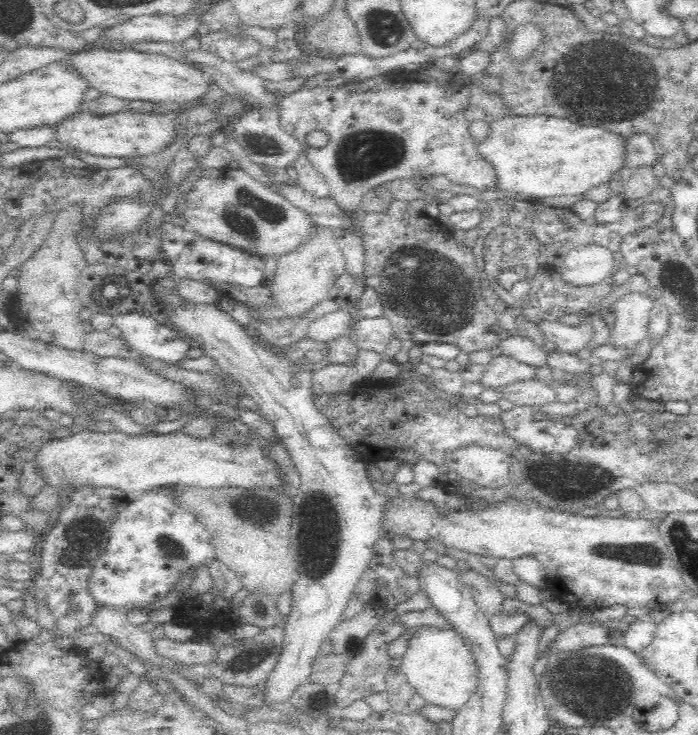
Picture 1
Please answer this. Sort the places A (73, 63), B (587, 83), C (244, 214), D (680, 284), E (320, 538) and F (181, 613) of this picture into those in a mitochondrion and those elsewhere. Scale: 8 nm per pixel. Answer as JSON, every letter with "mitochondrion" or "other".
{"A":"other","B":"mitochondrion","C":"mitochondrion","D":"mitochondrion","E":"mitochondrion","F":"other"}

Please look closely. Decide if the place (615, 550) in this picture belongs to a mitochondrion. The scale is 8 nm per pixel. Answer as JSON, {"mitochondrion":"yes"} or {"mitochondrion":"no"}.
{"mitochondrion":"yes"}

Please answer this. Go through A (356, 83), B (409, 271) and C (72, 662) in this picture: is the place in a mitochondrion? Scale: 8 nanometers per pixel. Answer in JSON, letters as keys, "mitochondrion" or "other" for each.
{"A":"other","B":"mitochondrion","C":"other"}

